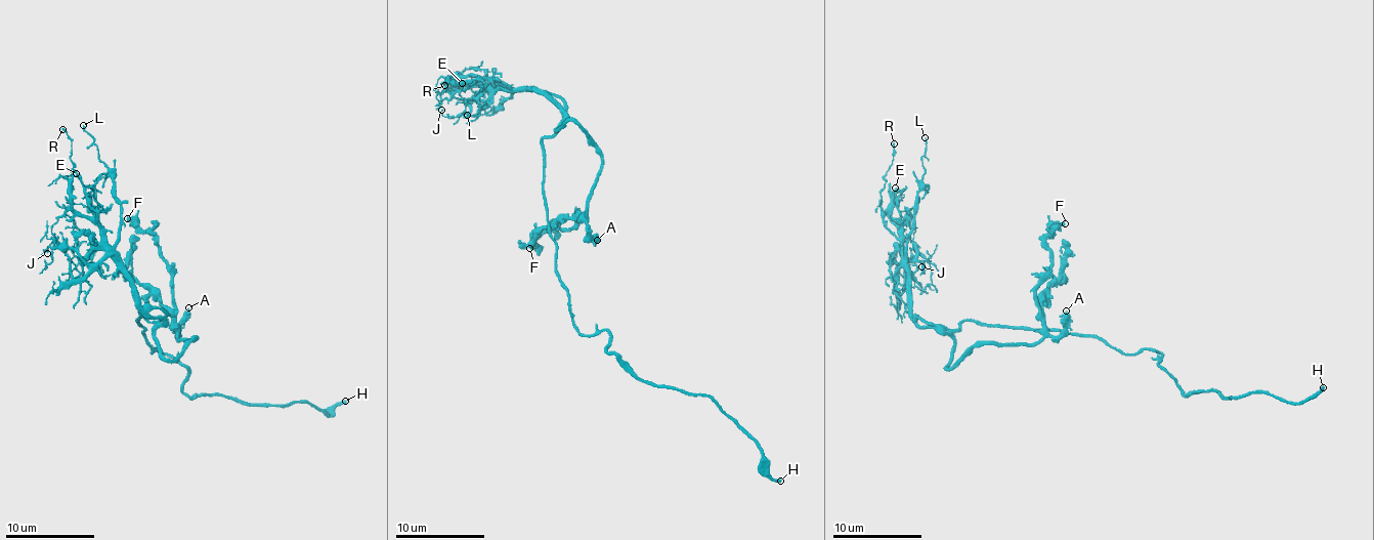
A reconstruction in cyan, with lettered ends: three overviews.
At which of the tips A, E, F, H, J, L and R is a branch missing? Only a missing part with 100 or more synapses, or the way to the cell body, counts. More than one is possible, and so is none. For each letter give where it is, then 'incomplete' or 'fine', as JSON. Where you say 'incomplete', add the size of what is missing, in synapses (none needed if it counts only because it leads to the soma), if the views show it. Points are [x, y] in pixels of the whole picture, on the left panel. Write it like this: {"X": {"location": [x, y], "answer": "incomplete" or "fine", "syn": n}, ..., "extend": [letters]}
{"A": {"location": [188, 307], "answer": "fine"}, "E": {"location": [76, 173], "answer": "fine"}, "F": {"location": [127, 218], "answer": "fine"}, "H": {"location": [345, 401], "answer": "incomplete"}, "J": {"location": [47, 253], "answer": "fine"}, "L": {"location": [83, 125], "answer": "fine"}, "R": {"location": [62, 129], "answer": "fine"}, "extend": ["H"]}

